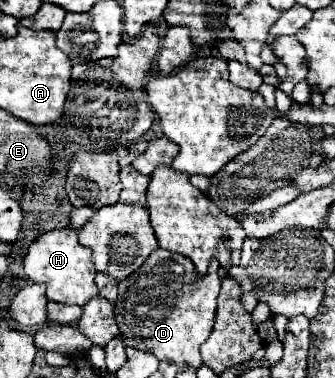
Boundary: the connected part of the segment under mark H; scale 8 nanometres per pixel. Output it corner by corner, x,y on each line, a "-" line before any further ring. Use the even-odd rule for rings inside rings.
73,228
63,230
49,230
41,234
27,250
25,256
25,276
33,282
47,286
47,298
63,304
87,304
93,296
97,296
97,286
93,282
95,268
93,268
93,254
77,242
77,232
-
35,256
35,264
33,264

